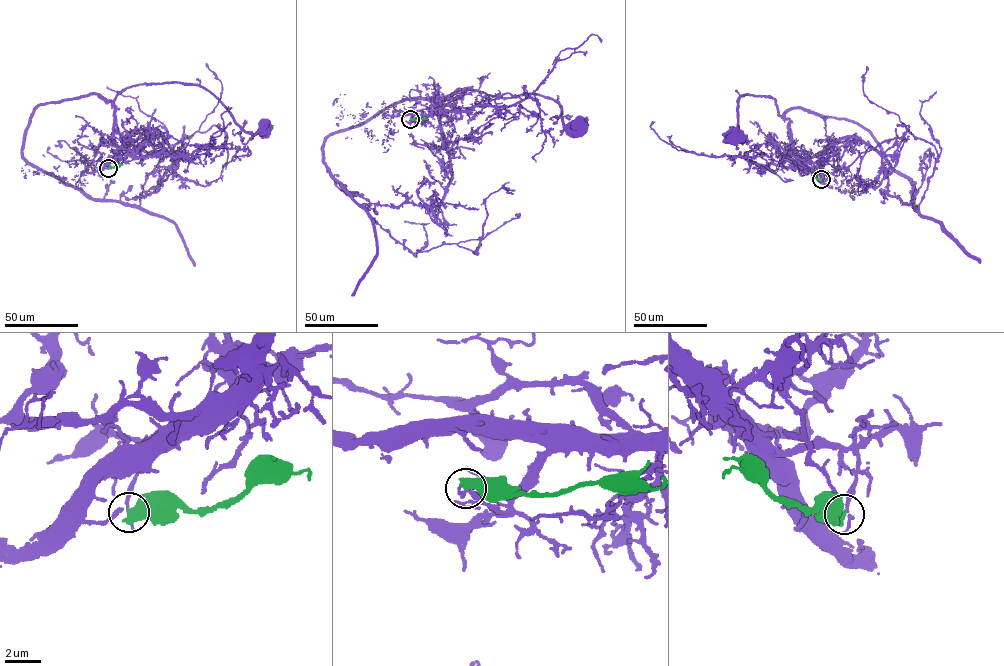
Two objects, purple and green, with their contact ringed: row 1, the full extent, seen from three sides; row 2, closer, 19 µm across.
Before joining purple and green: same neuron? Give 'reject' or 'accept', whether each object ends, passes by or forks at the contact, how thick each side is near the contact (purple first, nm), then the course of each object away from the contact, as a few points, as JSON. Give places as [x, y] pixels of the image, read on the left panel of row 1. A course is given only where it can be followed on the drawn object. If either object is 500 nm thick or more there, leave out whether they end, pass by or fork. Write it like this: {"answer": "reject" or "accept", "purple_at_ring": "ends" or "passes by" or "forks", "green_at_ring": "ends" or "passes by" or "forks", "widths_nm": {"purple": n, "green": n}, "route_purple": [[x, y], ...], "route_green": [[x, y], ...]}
{"answer": "reject", "widths_nm": {"purple": 170, "green": 500}, "route_purple": [[108, 168], [118, 151], [114, 98], [132, 86], [203, 87], [244, 131], [265, 128]], "route_green": [[108, 168], [123, 165]]}

